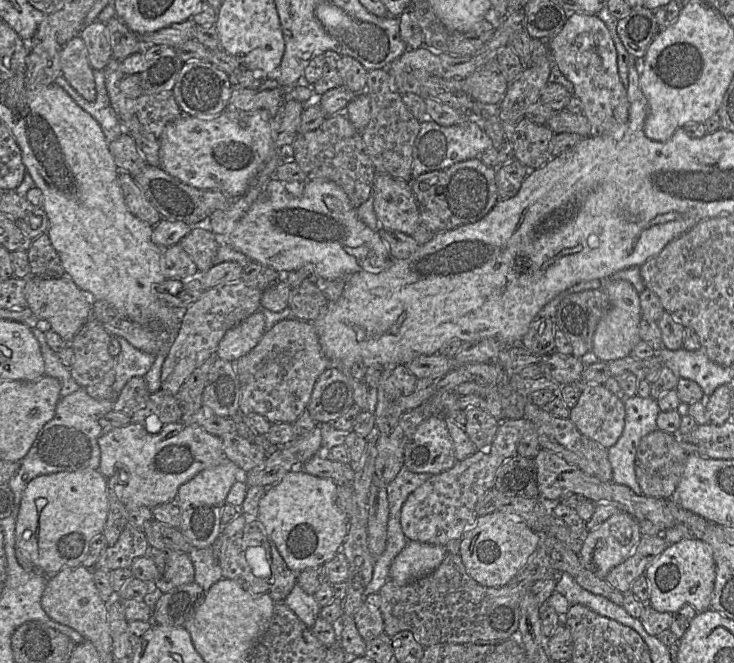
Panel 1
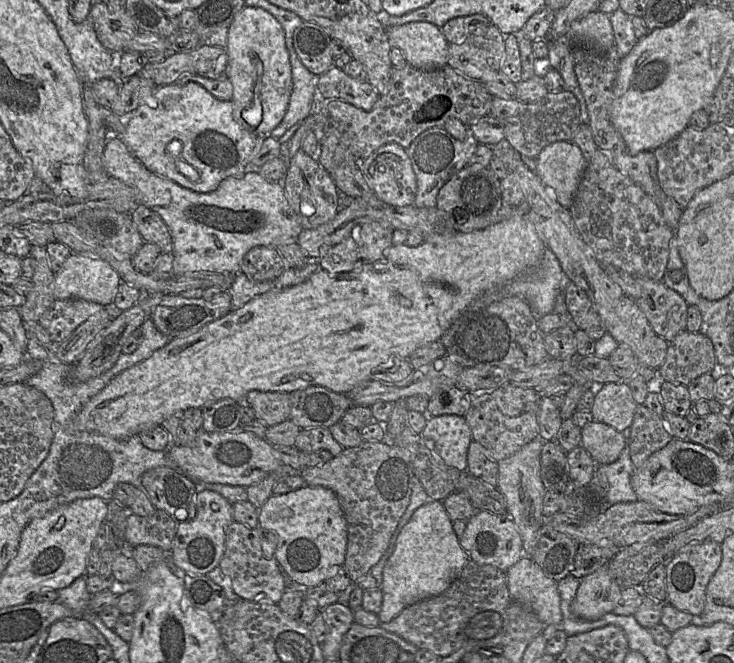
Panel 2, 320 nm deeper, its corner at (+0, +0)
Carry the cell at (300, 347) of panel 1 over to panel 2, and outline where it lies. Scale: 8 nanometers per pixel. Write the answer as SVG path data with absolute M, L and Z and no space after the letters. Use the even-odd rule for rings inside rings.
M252 390L245 400L253 408L256 419L267 427L290 419L290 393Z

